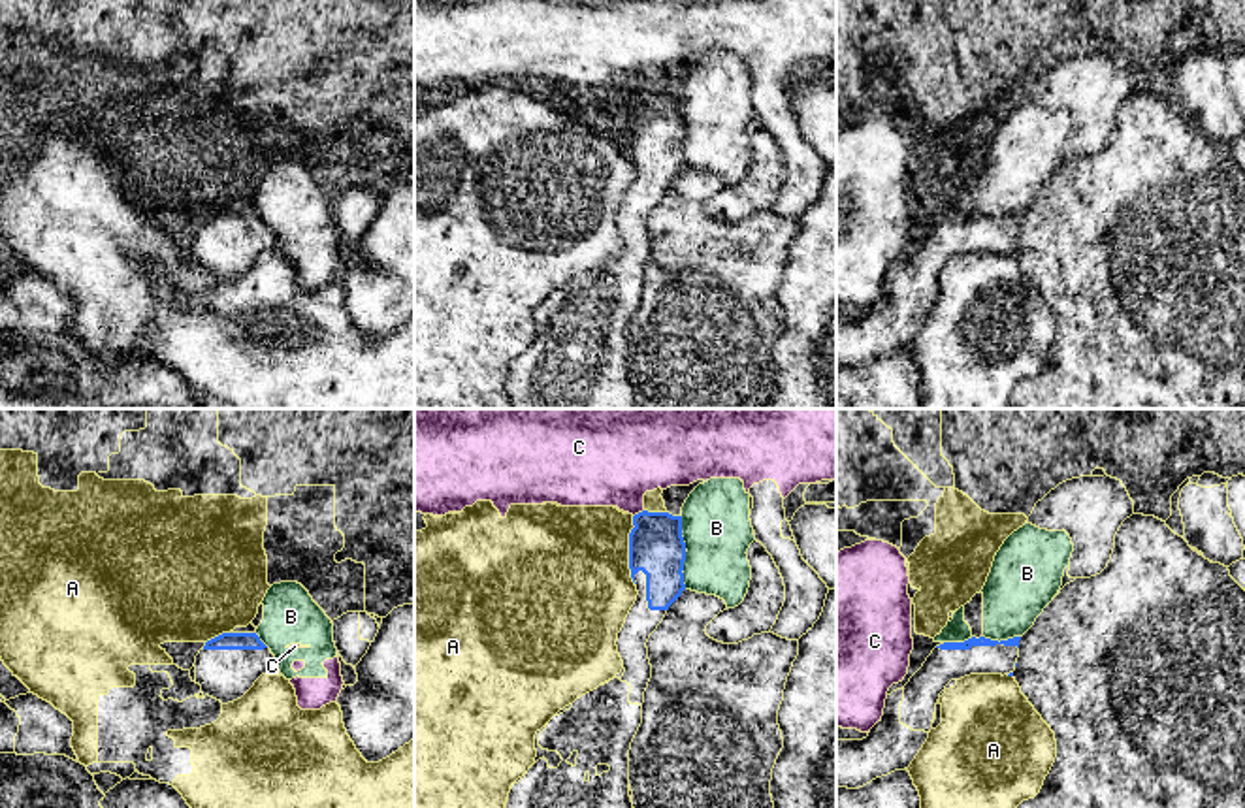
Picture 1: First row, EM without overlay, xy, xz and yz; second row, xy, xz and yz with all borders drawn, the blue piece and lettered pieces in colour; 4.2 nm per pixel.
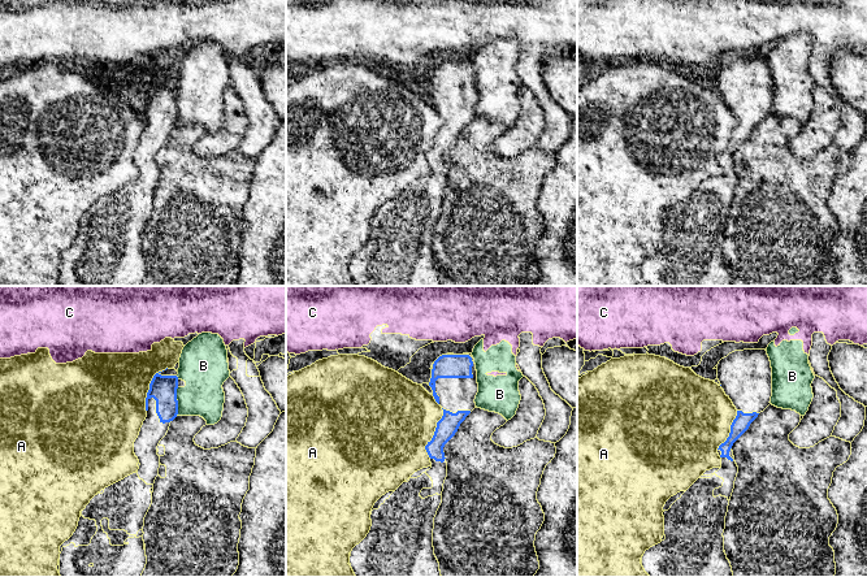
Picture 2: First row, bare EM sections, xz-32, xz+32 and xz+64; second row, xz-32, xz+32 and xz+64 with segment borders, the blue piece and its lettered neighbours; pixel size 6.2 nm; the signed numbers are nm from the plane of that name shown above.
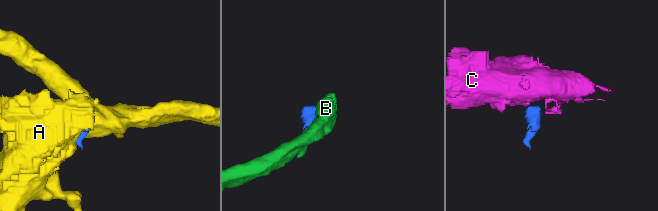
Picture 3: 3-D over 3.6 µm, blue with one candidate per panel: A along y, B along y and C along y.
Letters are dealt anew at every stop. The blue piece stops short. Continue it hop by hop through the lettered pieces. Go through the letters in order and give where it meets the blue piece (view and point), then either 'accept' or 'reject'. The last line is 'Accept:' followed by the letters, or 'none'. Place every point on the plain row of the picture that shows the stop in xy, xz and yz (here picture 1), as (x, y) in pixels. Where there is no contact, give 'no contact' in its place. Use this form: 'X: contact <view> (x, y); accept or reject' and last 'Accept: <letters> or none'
A: contact xz (630, 129); reject
B: contact xz (682, 147); reject
C: contact xz (639, 91); reject
Accept: none

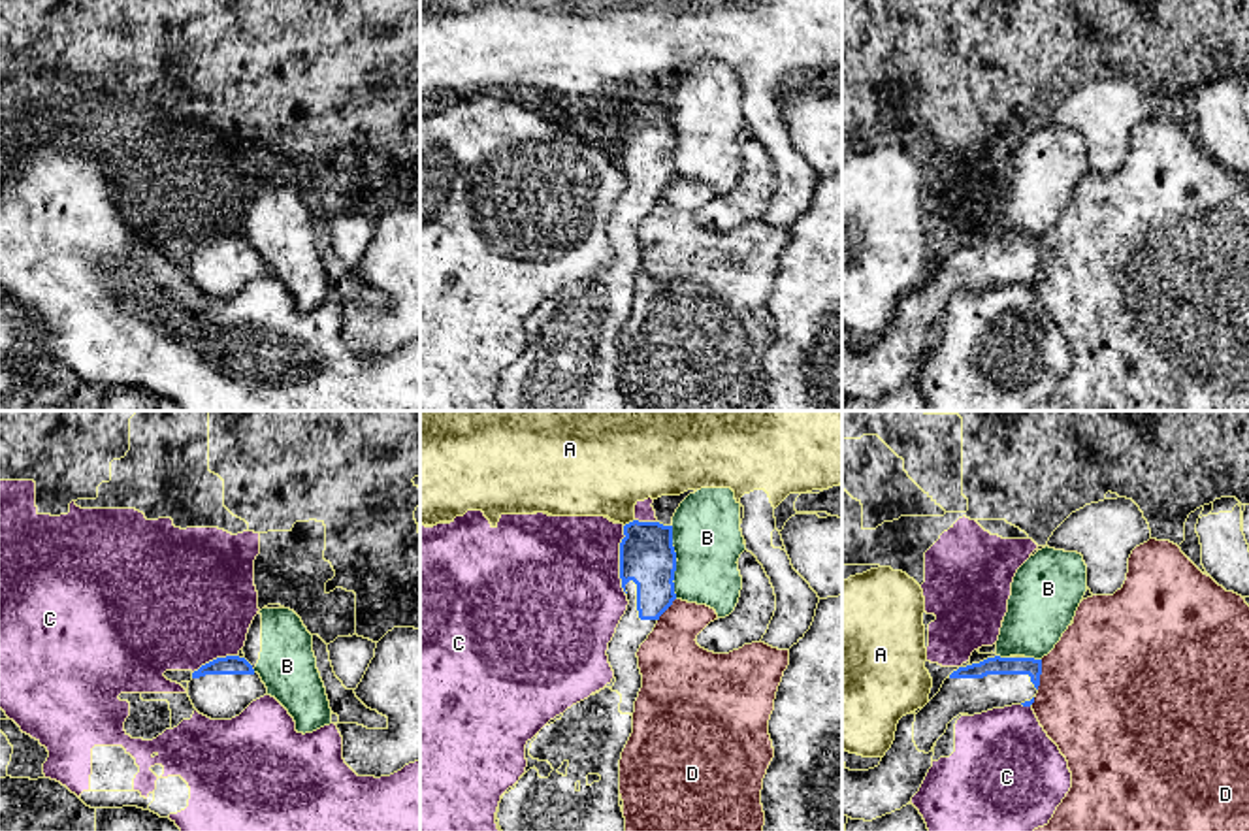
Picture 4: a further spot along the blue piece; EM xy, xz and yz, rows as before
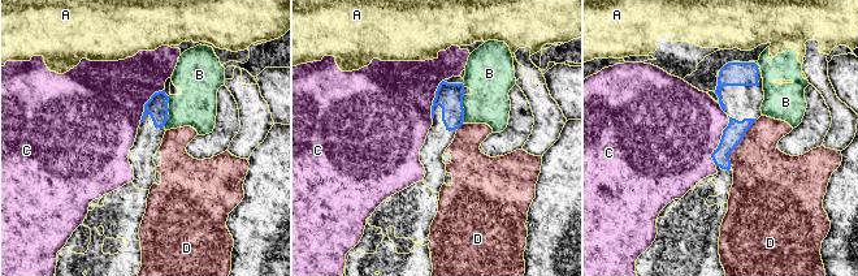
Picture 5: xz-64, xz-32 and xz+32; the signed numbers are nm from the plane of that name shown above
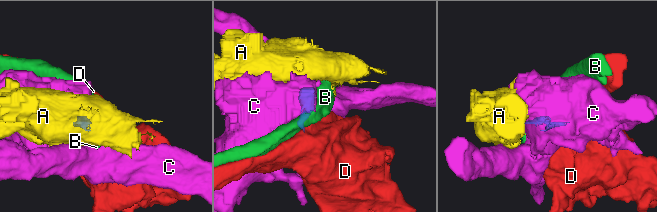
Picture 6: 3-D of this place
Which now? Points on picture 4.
A: contact xz (630, 100); reject
B: contact xz (673, 157); reject
C: contact xz (620, 138); reject
D: contact yz (1038, 253); reject
Accept: none

